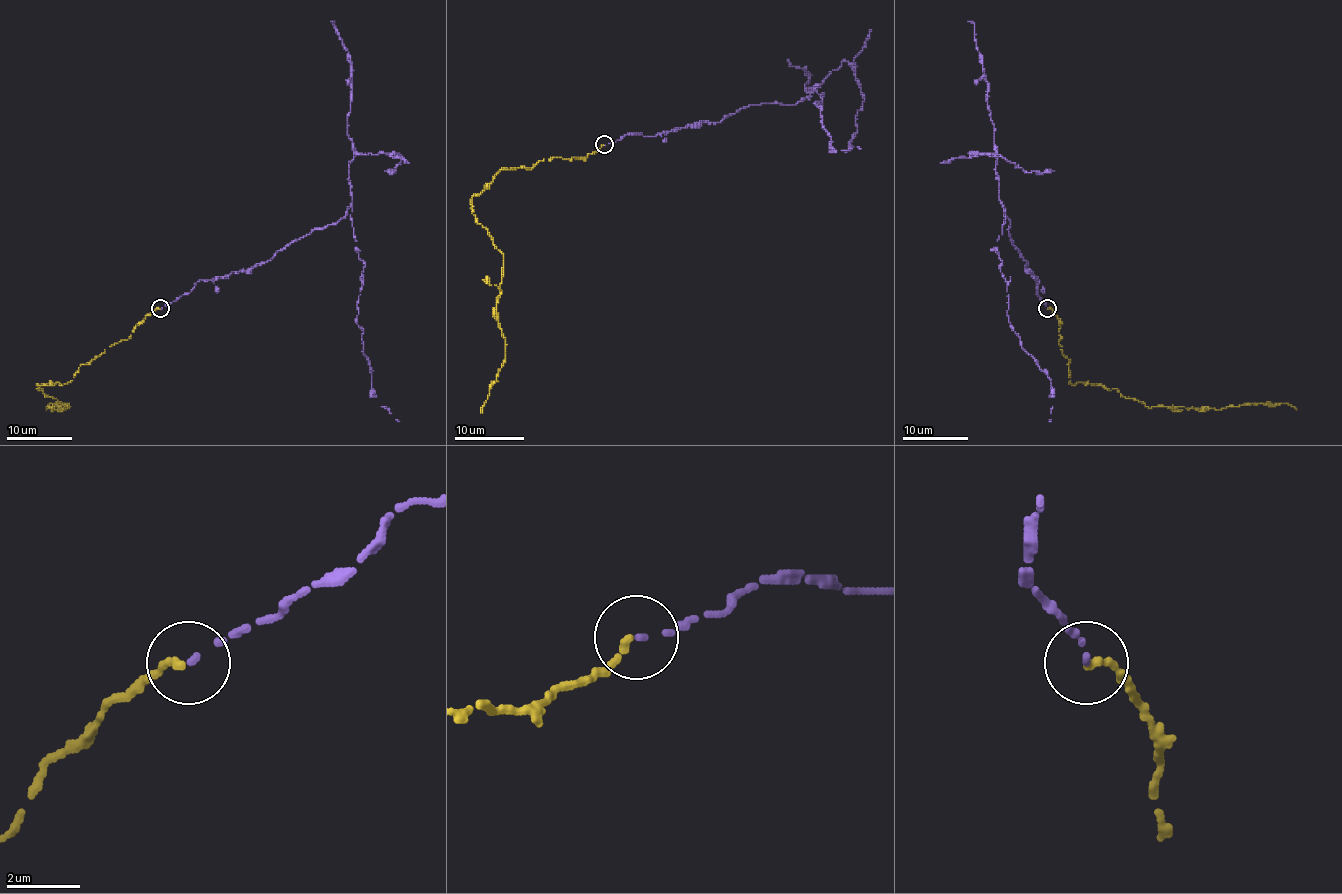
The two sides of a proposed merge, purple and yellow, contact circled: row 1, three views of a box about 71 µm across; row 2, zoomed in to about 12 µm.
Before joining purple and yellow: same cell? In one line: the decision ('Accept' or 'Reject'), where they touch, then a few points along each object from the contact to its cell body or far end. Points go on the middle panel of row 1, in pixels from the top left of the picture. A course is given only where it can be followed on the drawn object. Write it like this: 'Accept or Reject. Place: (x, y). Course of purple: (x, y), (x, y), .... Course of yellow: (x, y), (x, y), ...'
Accept. Place: (604, 144). Course of purple: (603, 145), (719, 122), (748, 105), (792, 105), (813, 91), (824, 94), (815, 103), (831, 148), (860, 148). Course of yellow: (603, 145), (586, 157), (502, 169), (472, 197), (475, 220), (503, 255), (496, 318), (505, 362), (481, 413)

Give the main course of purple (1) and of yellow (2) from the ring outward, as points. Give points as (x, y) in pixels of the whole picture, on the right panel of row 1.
1: (1047, 309), (1039, 280), (1010, 241), (1005, 215), (997, 250), (1008, 322), (1051, 380), (1051, 421)
2: (1047, 309), (1059, 319), (1059, 345), (1069, 359), (1070, 384), (1104, 385), (1150, 408), (1286, 403), (1296, 410)

